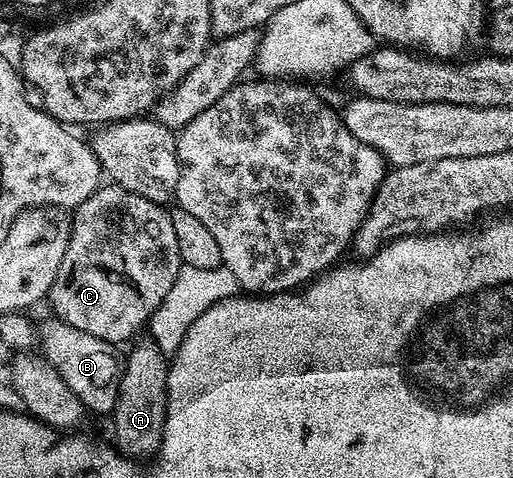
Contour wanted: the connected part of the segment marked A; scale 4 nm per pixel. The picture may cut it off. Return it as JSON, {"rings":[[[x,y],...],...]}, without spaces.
{"rings":[[[136,344],[132,345],[134,348],[130,350],[129,357],[126,355],[123,360],[119,398],[112,410],[111,420],[113,432],[117,435],[117,451],[134,462],[145,462],[156,457],[165,434],[169,405],[169,364],[166,353],[160,352],[156,344]]]}

